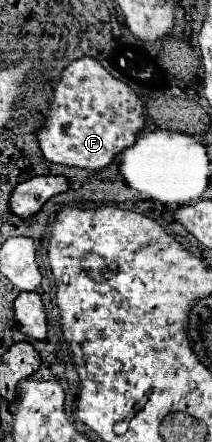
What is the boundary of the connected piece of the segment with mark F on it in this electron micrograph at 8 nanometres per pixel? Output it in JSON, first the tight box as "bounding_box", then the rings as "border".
{"bounding_box":[39,56,145,170],"border":[[[83,56],[75,62],[71,62],[63,74],[59,84],[55,86],[55,94],[51,100],[51,108],[47,112],[47,122],[39,130],[39,146],[43,156],[49,162],[65,164],[65,166],[77,166],[85,170],[103,170],[107,168],[117,154],[121,154],[125,148],[133,146],[137,140],[137,134],[145,128],[145,112],[143,102],[135,94],[133,88],[129,88],[125,82],[113,78],[97,58]]]}

